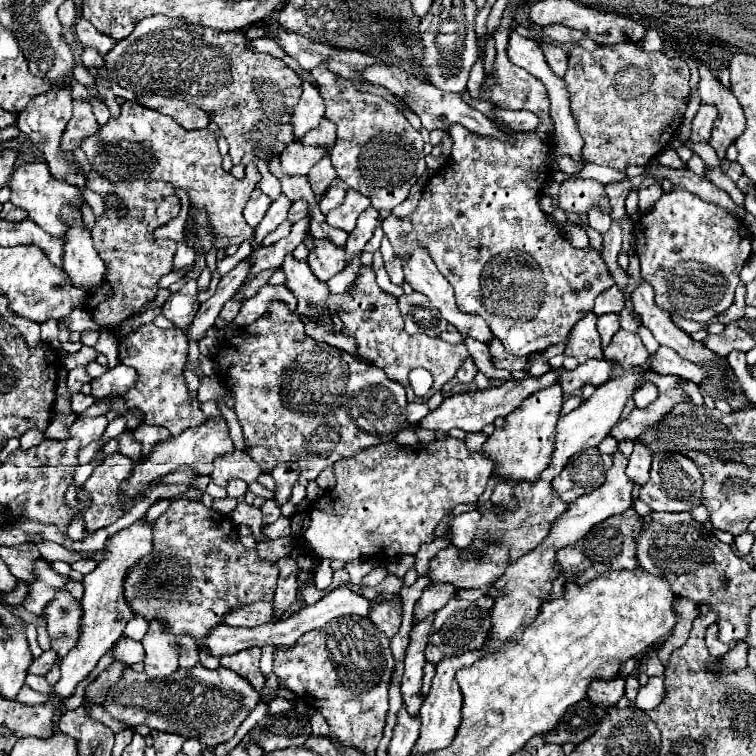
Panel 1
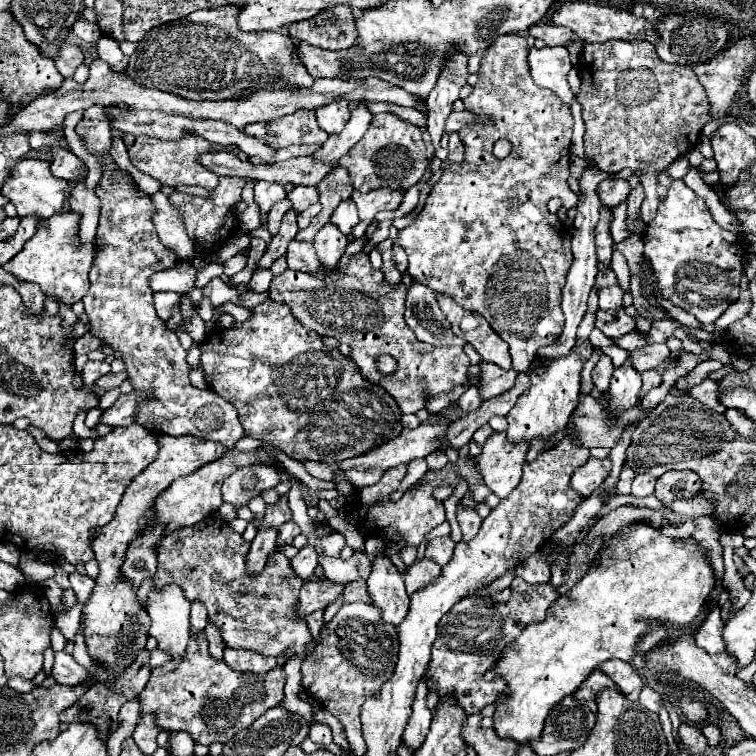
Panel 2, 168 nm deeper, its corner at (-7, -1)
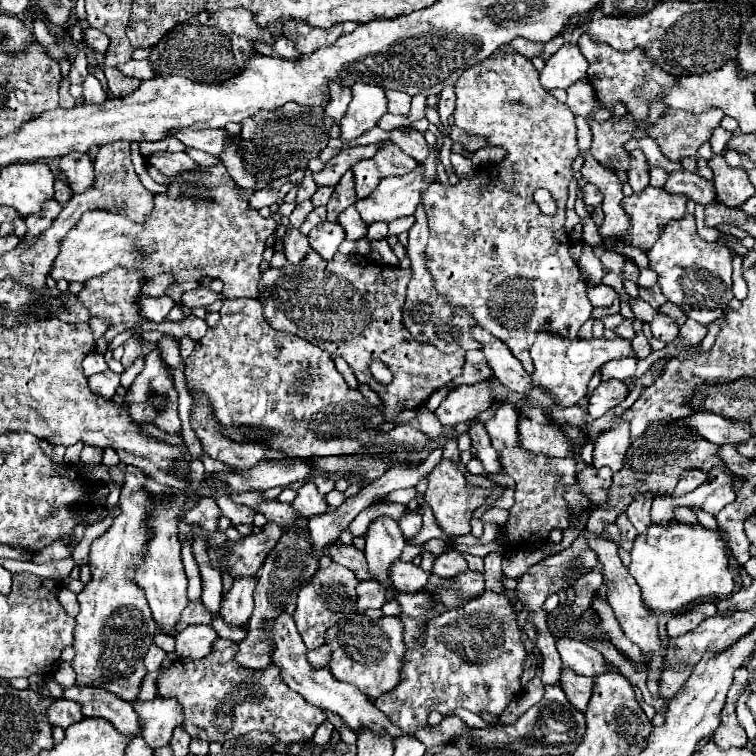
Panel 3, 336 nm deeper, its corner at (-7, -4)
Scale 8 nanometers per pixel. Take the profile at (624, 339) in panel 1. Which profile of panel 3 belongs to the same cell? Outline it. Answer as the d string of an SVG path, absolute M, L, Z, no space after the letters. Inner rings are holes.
M616 416L612 428L602 432L594 442L594 466L608 466L612 472L622 468L622 458L630 446L630 428L622 422L622 416Z

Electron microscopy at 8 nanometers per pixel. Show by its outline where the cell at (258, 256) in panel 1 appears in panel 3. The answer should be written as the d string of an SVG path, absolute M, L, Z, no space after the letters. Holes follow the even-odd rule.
M346 172L342 176L342 180L334 186L334 192L326 204L328 208L328 220L330 222L336 222L338 214L342 210L346 210L348 206L352 206L356 202L356 192L354 192L354 176L352 172Z

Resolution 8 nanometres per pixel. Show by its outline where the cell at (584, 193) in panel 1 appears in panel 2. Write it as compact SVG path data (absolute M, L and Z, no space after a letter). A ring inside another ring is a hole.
M520 35L498 37L498 41L488 47L480 63L478 81L463 102L466 110L479 116L472 125L458 131L466 147L466 157L460 165L452 165L444 171L418 219L402 229L398 237L408 253L408 273L412 279L422 281L440 295L452 297L462 309L480 313L510 345L514 371L526 373L536 359L536 351L552 345L564 325L560 303L568 265L572 265L572 251L570 239L566 239L566 227L548 211L546 203L552 197L560 197L566 207L576 205L574 193L568 187L568 149L574 119L564 101L534 83L528 65L528 45ZM498 139L508 139L512 145L512 153L506 159L492 155L492 147Z

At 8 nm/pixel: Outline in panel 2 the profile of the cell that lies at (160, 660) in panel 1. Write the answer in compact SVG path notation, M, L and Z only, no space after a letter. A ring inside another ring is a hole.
M164 585L148 593L148 615L152 619L150 635L156 637L158 649L166 651L172 659L178 659L190 637L190 601L176 585Z

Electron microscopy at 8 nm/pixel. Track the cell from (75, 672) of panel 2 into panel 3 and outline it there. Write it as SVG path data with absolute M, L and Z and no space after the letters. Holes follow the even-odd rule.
M78 684L64 688L64 698L82 704L84 716L106 718L120 732L138 734L138 716L130 702L102 692L102 688L78 688Z

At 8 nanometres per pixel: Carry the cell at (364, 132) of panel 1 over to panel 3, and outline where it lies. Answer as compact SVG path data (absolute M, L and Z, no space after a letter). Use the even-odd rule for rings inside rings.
M382 140L378 144L380 150L370 160L360 160L352 168L358 198L366 198L382 178L402 176L418 166L418 162L412 156L404 154L392 140Z

